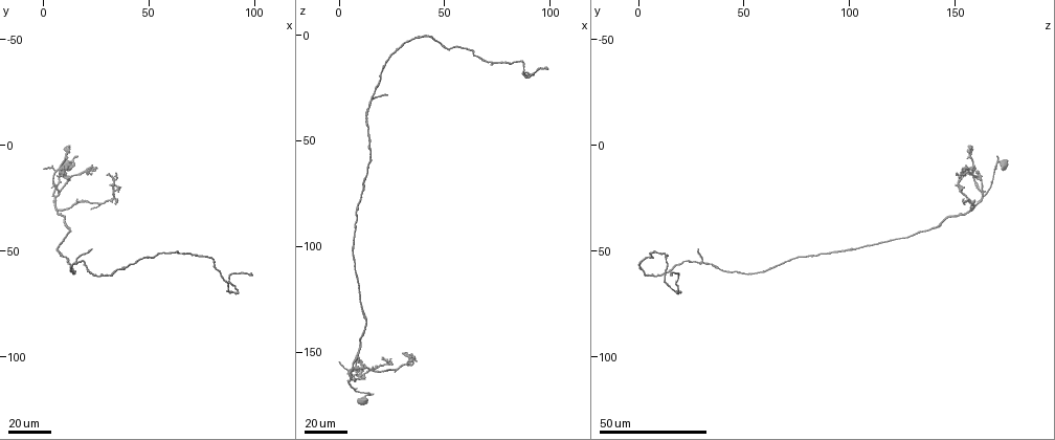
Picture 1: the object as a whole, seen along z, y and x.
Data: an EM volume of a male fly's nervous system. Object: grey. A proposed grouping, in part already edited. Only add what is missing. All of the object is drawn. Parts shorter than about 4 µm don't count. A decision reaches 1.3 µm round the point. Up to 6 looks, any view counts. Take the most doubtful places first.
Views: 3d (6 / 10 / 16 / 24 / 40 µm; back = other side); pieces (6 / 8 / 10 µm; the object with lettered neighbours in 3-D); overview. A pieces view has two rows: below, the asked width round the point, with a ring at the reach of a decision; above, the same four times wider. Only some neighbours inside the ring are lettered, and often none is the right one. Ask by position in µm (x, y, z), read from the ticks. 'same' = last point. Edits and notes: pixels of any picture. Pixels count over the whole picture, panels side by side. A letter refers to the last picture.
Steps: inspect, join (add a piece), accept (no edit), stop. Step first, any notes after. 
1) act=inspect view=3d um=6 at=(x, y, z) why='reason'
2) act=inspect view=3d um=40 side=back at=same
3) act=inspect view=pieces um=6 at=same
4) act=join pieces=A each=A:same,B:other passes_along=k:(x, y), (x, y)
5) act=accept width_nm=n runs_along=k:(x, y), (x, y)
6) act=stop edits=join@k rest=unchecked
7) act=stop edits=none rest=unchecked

act=inspect view=3d um=40 at=(17, 5, 170) why='an open end'

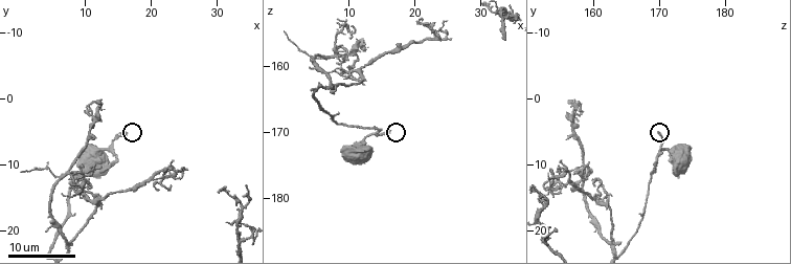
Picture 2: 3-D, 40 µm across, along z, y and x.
act=inspect view=3d um=10 at=(16.0, 5.0, 169.5)

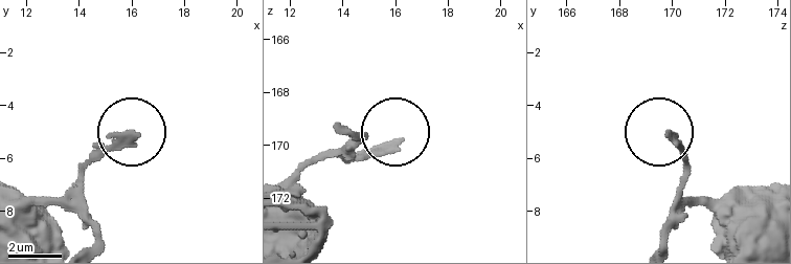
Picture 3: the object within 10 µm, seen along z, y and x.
act=inspect view=pieces um=10 at=(16.1, 5.1, 169.9)

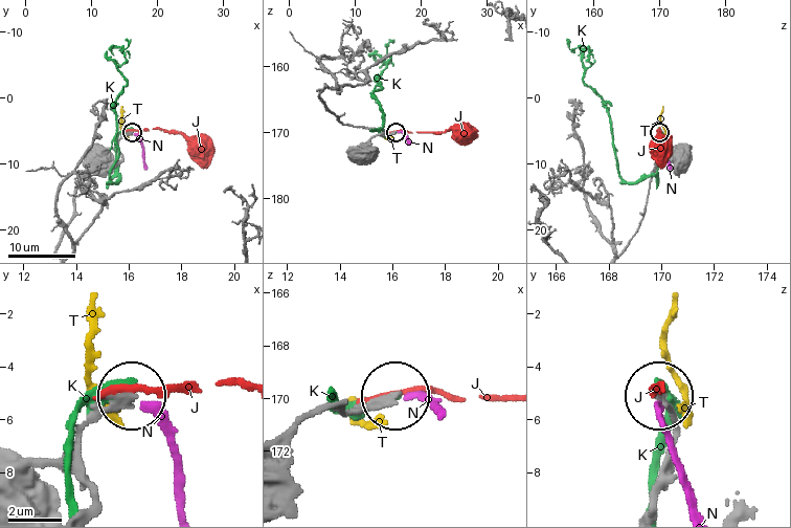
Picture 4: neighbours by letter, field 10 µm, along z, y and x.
act=accept width_nm=220 each=J:other,K:other,N:other,T:other runs_along=4:(315, 415), (376, 408), (393, 397) found='no lettered piece goes on from it'

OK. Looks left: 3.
act=inspect view=3d um=24 at=(23, 50, 28) why='branch stops here'

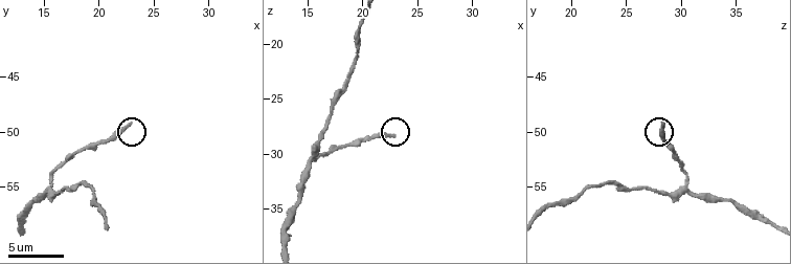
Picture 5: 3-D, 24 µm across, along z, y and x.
act=inspect view=pieces um=8 at=(22.8, 49.2, 28.2)

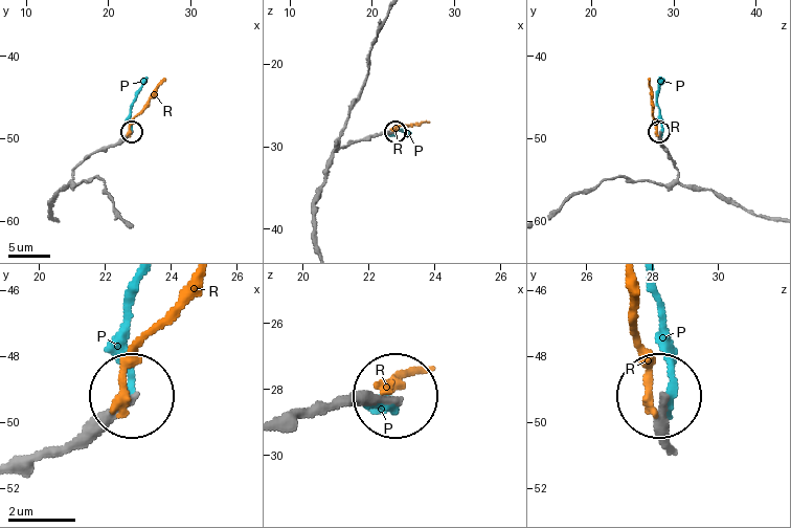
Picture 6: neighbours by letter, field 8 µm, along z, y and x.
act=accept each=P:other,R:other runs_along=6:(310, 415), (391, 398) found='none of them fits'

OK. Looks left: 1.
act=stop edits=none rest=unchecked

